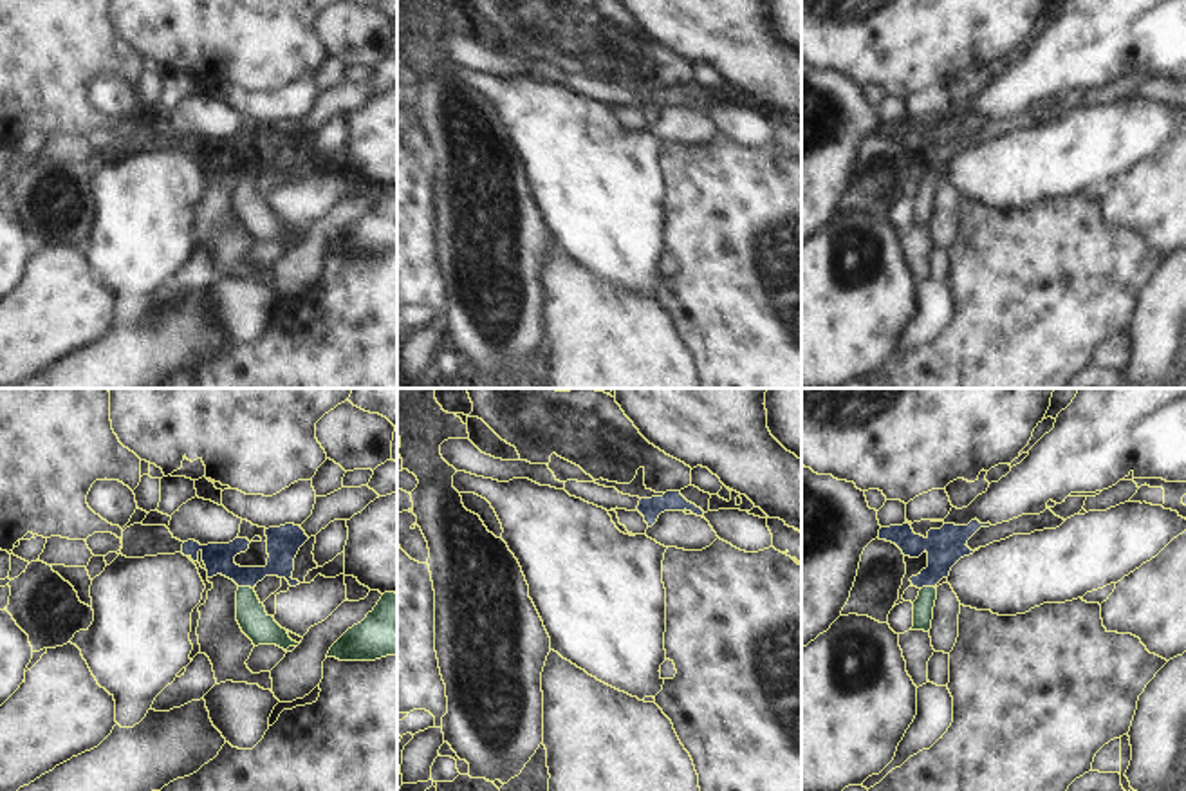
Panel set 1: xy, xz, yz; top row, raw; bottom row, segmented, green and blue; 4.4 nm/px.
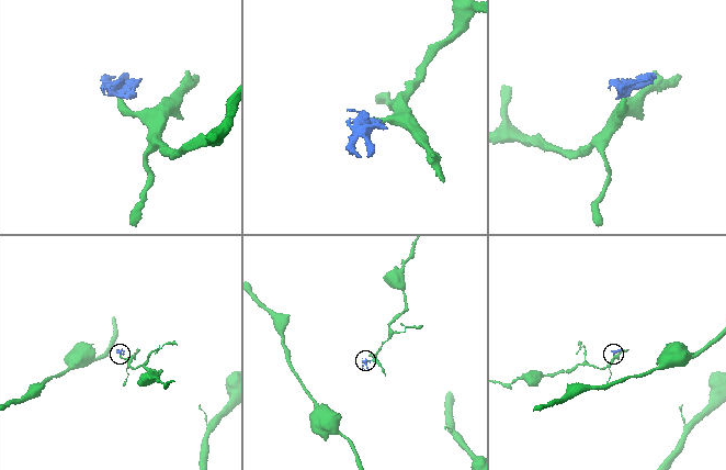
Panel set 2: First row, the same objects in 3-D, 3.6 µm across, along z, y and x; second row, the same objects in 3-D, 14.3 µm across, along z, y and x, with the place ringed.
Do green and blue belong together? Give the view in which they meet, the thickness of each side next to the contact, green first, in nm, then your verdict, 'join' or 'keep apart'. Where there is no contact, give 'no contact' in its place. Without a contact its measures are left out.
xy | 140/140 nm | join

